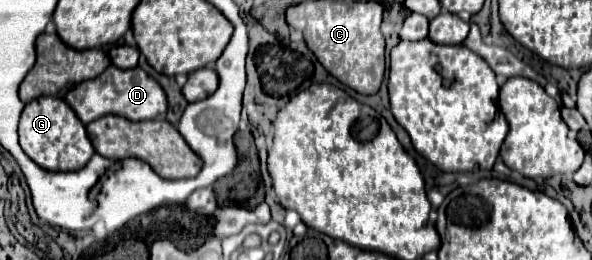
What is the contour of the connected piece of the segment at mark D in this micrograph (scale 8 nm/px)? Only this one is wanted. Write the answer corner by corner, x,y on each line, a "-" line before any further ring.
109,66
97,78
85,80
85,82
73,86
65,96
65,102
73,108
73,112
77,114
77,118
83,124
89,124
107,114
123,116
133,122
153,120
157,116
163,116
167,110
167,98
165,98
163,88
147,72
143,72
141,68
121,70
117,66

